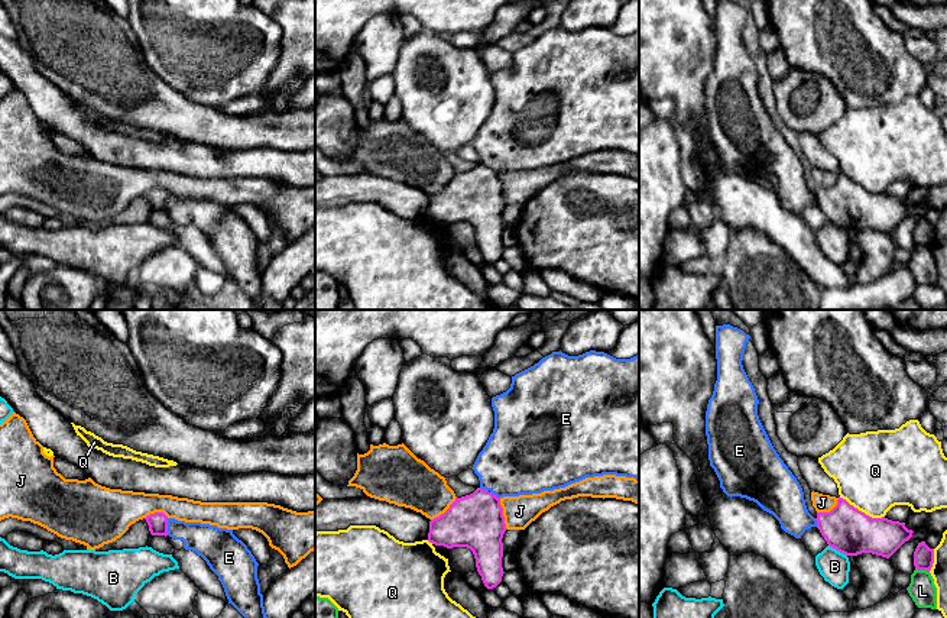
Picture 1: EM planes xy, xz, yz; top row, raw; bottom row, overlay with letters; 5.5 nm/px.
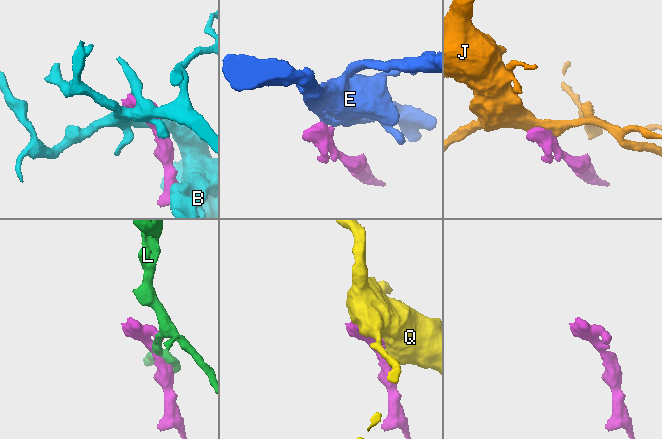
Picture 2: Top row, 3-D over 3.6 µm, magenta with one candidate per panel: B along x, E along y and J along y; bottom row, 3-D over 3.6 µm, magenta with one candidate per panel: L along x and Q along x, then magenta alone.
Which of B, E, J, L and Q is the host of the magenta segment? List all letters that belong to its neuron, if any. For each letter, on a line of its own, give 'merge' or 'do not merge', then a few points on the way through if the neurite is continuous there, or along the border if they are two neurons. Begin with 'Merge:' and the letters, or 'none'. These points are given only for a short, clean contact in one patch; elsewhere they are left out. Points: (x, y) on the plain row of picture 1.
Merge: E
B: do not merge
E: merge; runs through xy (158, 199), (166, 203), (188, 207), (208, 217)
J: do not merge
L: do not merge
Q: do not merge

